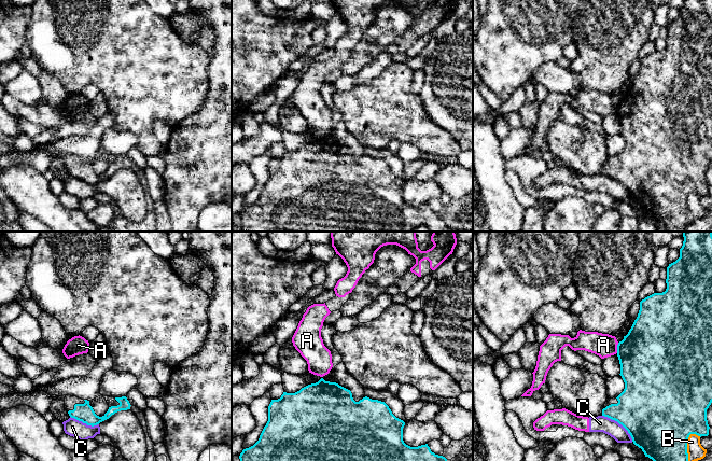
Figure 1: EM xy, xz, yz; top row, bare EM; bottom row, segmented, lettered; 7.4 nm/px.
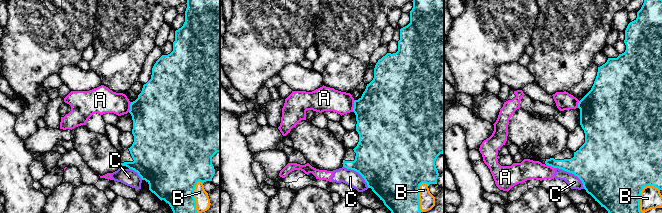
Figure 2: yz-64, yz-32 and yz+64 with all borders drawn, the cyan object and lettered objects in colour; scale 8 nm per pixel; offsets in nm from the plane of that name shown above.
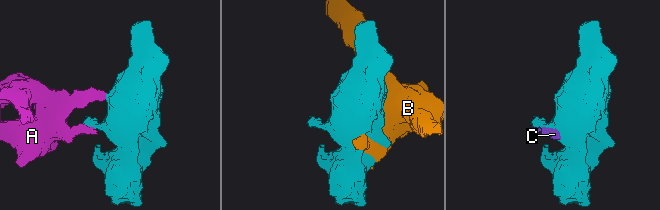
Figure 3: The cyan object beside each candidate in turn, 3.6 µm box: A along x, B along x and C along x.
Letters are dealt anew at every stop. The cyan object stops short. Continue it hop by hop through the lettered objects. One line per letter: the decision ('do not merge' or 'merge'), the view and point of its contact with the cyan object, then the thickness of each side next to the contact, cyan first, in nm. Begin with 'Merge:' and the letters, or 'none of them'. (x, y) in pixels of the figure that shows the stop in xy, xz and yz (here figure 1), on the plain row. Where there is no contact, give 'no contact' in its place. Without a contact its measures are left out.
Merge: none of them
A: do not merge; meets cyan in yz at (617, 107); 460 nm thick on the cyan side, 180 nm on the other
B: do not merge; meets cyan in yz at (686, 205); 460 nm thick on the cyan side, 120 nm on the other
C: do not merge; meets cyan in yz at (619, 182); 460 nm thick on the cyan side, 120 nm on the other

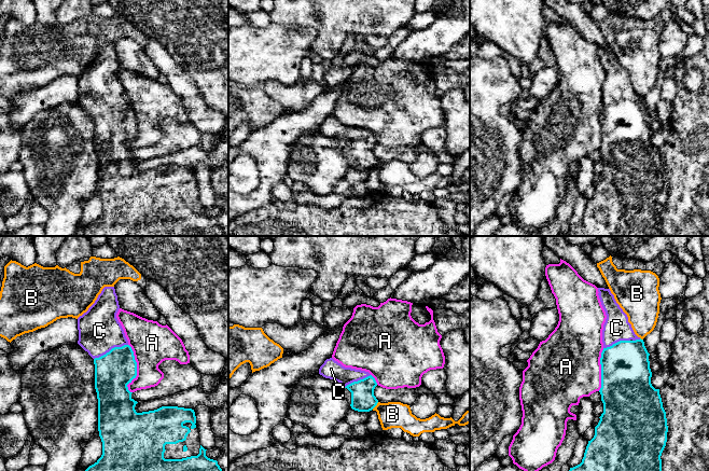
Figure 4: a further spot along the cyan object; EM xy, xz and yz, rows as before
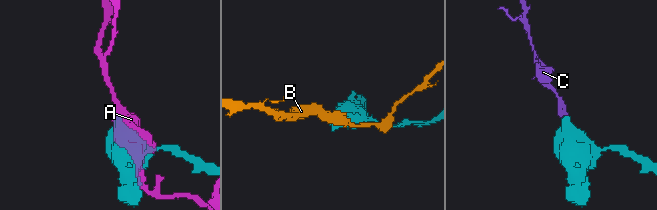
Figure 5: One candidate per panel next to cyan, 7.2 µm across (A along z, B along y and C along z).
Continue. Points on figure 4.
Merge: C
A: do not merge; meets cyan in xy at (136, 127); 280 nm thick on the cyan side, 300 nm on the other
B: do not merge; meets cyan in xz at (375, 164); 180 nm thick on the cyan side, 190 nm on the other
C: merge; meets cyan in xy at (111, 108); 280 nm thick on the cyan side, 320 nm on the other

